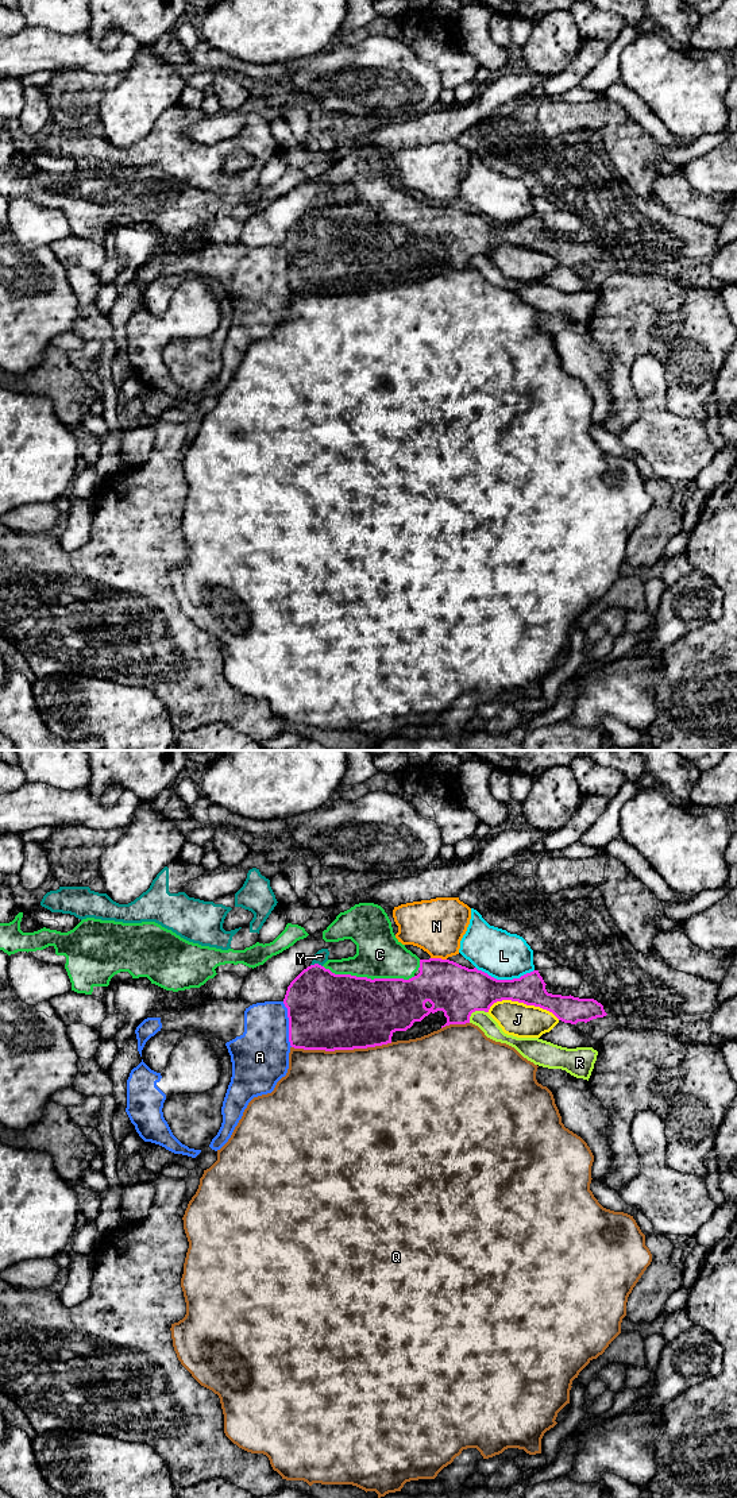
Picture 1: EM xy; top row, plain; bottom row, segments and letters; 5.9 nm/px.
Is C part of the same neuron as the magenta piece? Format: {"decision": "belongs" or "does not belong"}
{"decision": "belongs"}

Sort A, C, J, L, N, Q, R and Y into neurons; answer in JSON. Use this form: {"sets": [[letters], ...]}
{"sets": [["A"], ["C"], ["J"], ["L"], ["N"], ["Q"], ["R"], ["Y"]]}

